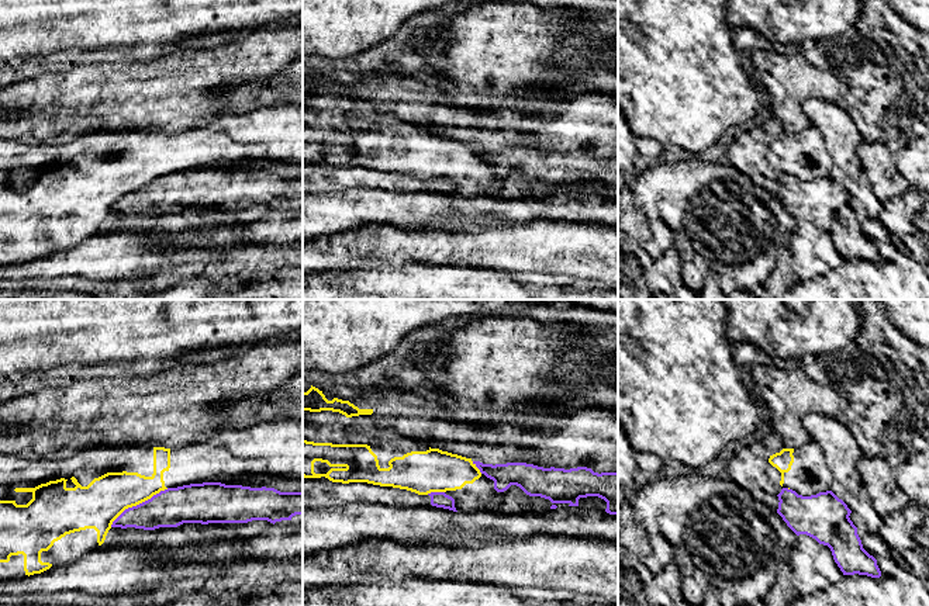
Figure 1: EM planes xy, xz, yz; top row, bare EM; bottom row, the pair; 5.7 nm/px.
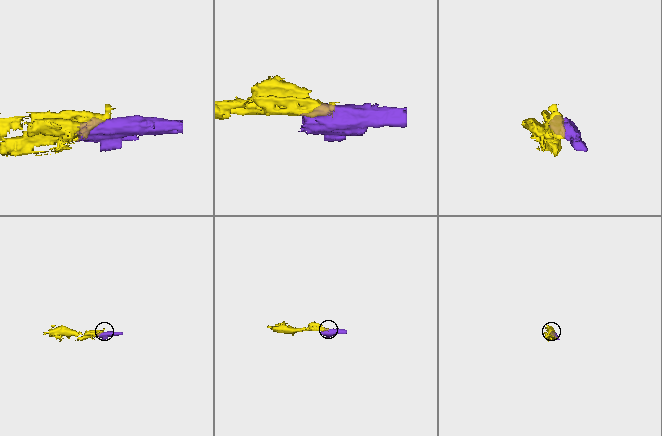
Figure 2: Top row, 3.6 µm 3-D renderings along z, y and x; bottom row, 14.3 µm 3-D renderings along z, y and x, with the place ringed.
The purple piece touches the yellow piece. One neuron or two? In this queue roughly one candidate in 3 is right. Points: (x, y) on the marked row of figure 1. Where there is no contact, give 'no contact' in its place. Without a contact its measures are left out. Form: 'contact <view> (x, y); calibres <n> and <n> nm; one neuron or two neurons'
contact xy (140, 504); calibres 220 and 260 nm; two neurons

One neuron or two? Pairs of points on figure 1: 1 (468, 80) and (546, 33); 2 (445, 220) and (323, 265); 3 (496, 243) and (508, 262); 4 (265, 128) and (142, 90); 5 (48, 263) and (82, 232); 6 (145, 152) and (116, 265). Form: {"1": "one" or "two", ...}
{"1": "one", "2": "two", "3": "one", "4": "two", "5": "two", "6": "two"}

